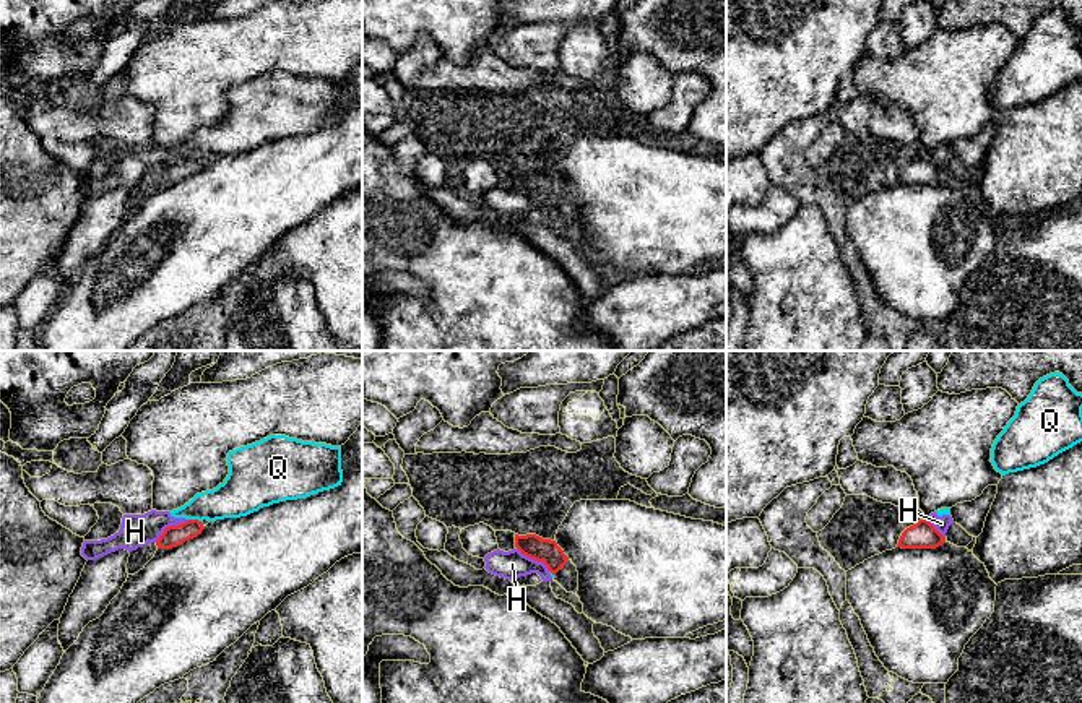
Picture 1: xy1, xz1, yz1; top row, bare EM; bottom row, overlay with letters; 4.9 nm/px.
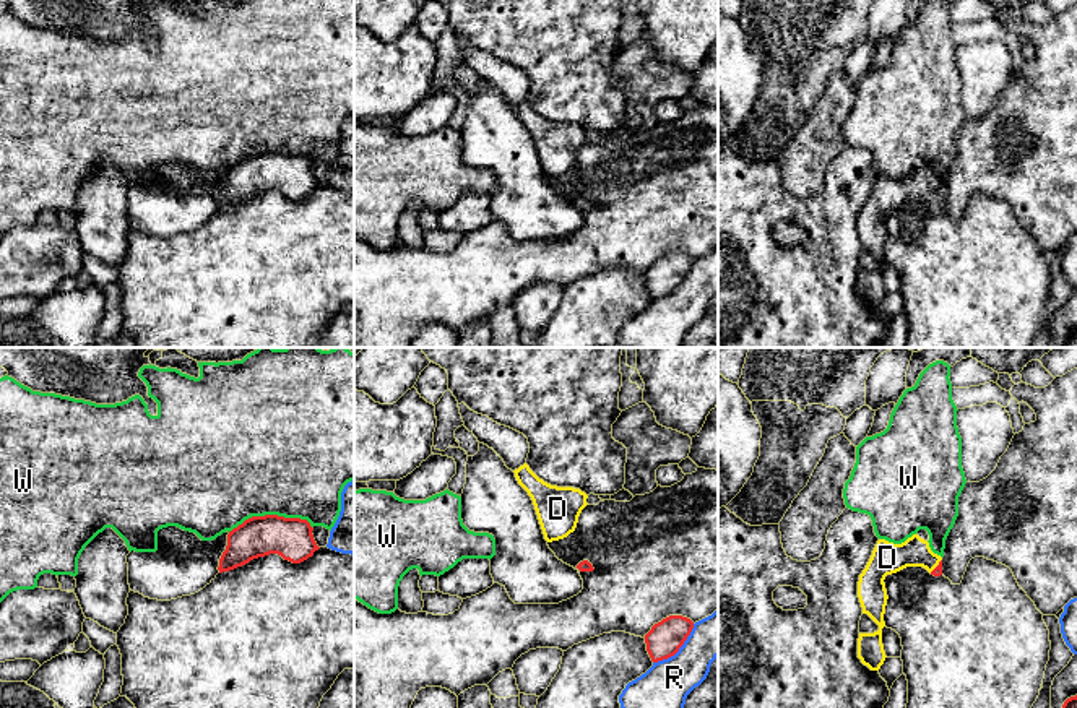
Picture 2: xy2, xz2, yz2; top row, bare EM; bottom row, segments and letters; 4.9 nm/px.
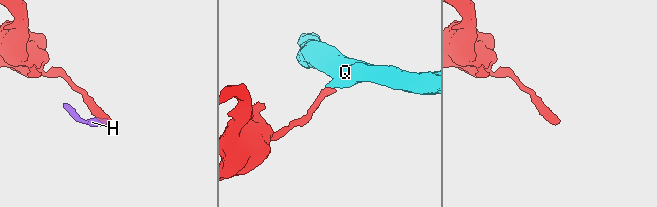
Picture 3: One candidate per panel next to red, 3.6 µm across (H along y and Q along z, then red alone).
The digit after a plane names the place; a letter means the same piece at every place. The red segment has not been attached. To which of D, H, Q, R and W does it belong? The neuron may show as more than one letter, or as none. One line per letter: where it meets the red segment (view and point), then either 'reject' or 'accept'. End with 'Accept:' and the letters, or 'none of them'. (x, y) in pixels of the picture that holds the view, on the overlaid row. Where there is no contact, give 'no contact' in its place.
D: yz2 (938, 565) | accept
H: xy1 (169, 526) | reject
Q: xy1 (194, 520) | reject
R: xz2 (678, 650) | reject
W: xy2 (270, 515) | reject
Accept: D

